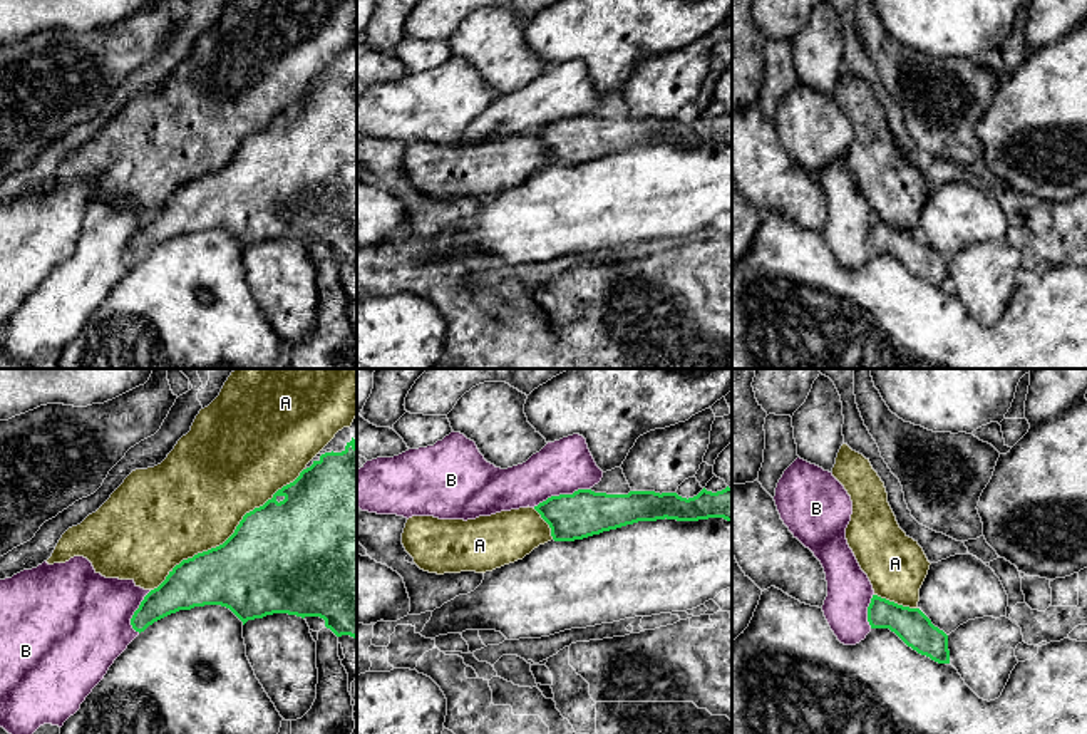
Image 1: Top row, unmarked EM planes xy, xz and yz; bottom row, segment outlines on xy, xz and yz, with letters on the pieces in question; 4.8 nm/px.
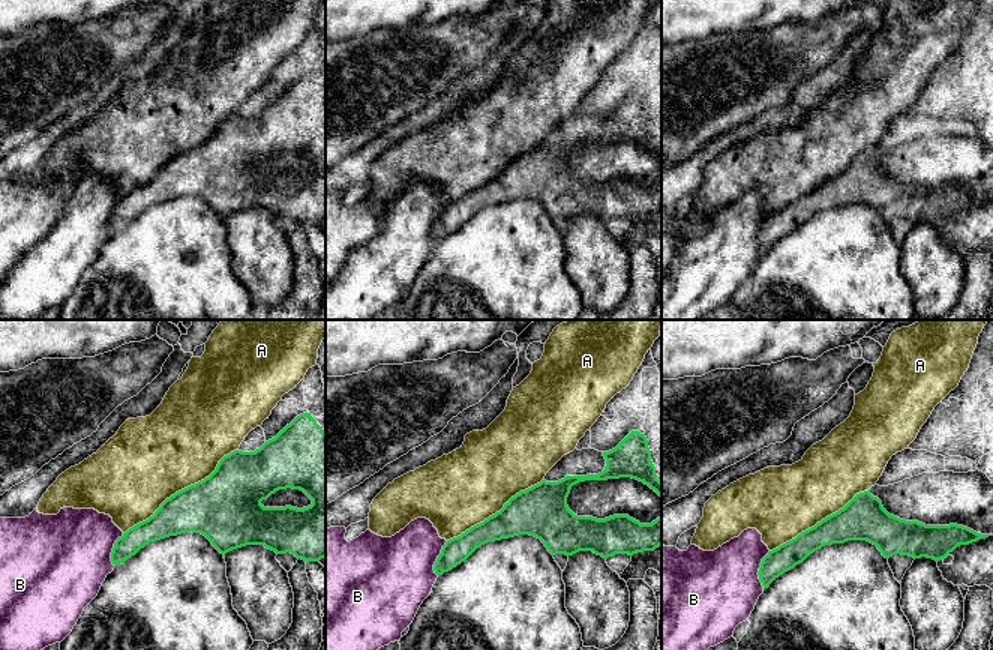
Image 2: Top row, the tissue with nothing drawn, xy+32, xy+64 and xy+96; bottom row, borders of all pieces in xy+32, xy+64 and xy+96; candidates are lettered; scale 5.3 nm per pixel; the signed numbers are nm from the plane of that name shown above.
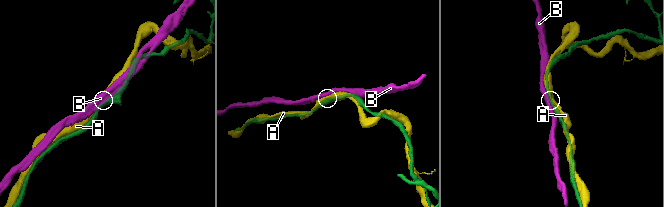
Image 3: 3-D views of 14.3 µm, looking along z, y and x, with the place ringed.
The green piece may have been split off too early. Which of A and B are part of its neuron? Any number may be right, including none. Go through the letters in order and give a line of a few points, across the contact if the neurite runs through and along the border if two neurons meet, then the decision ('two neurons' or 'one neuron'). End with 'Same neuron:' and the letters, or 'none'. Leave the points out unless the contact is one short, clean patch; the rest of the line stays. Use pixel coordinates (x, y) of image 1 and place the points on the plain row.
A: one neuron
B: two neurons
Same neuron: A

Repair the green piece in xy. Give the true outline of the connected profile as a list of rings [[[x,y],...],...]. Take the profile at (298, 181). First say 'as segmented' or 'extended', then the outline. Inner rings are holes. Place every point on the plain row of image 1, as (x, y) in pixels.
as segmented; [[[353,62],[342,77],[322,79],[293,107],[278,114],[263,131],[246,137],[223,169],[176,189],[166,204],[144,221],[131,250],[141,258],[171,238],[204,230],[229,233],[243,250],[273,238],[320,241],[337,261],[357,263],[357,70]]]

